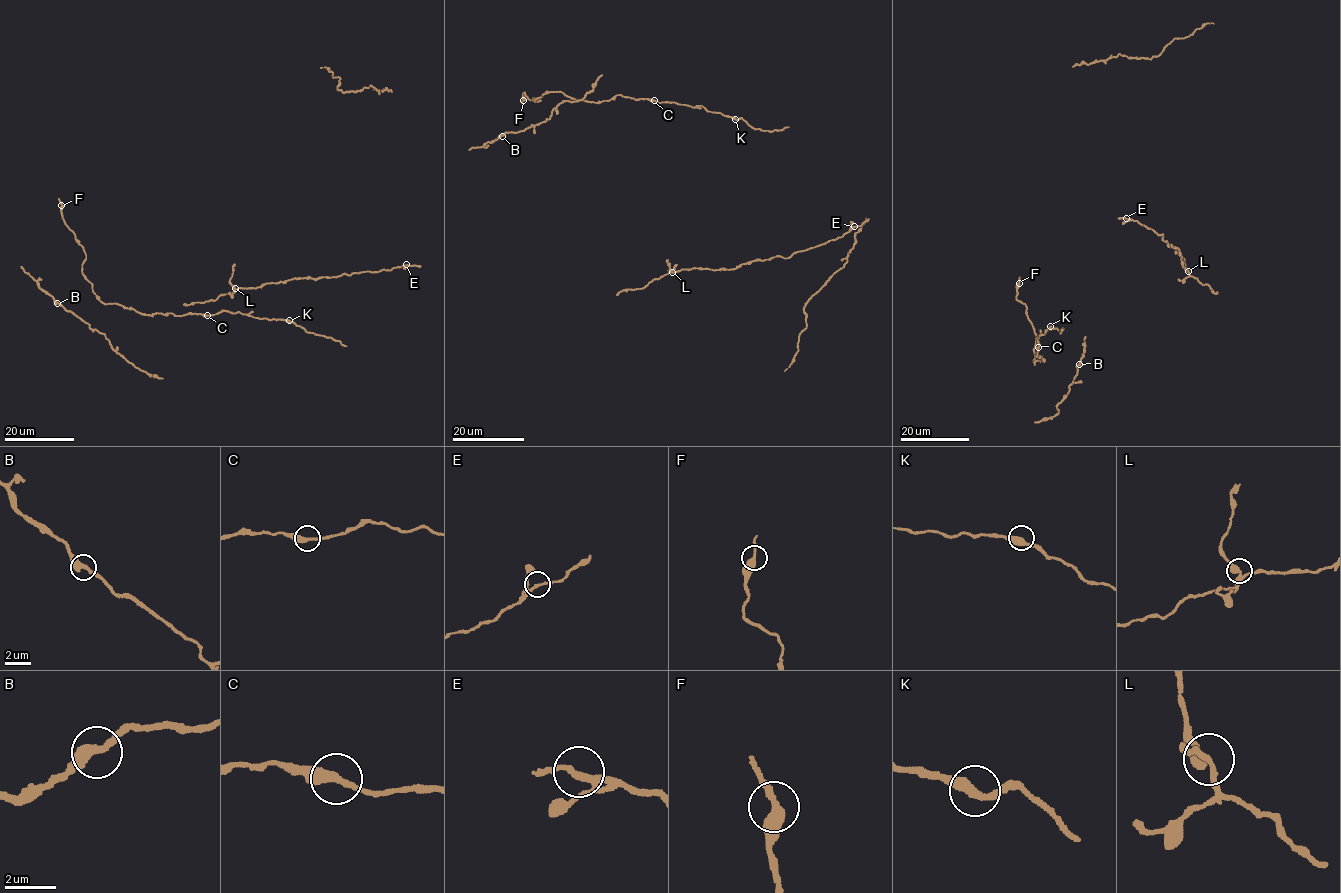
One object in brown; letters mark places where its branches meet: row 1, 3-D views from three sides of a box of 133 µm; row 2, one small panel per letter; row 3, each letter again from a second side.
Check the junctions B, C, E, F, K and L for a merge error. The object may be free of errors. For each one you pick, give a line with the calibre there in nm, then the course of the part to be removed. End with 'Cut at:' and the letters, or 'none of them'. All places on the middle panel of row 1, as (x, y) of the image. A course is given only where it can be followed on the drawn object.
L: 320 nm thick
Cut at: L

